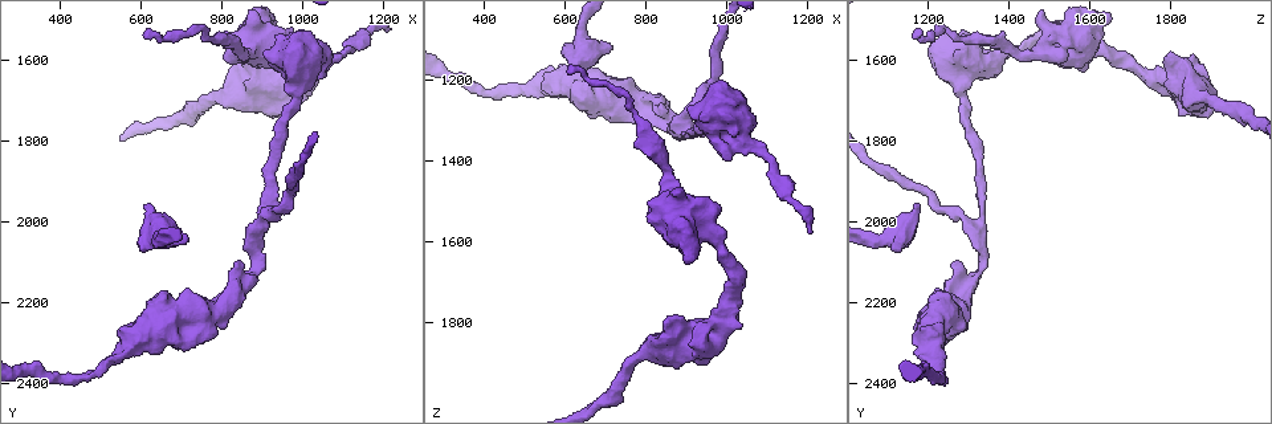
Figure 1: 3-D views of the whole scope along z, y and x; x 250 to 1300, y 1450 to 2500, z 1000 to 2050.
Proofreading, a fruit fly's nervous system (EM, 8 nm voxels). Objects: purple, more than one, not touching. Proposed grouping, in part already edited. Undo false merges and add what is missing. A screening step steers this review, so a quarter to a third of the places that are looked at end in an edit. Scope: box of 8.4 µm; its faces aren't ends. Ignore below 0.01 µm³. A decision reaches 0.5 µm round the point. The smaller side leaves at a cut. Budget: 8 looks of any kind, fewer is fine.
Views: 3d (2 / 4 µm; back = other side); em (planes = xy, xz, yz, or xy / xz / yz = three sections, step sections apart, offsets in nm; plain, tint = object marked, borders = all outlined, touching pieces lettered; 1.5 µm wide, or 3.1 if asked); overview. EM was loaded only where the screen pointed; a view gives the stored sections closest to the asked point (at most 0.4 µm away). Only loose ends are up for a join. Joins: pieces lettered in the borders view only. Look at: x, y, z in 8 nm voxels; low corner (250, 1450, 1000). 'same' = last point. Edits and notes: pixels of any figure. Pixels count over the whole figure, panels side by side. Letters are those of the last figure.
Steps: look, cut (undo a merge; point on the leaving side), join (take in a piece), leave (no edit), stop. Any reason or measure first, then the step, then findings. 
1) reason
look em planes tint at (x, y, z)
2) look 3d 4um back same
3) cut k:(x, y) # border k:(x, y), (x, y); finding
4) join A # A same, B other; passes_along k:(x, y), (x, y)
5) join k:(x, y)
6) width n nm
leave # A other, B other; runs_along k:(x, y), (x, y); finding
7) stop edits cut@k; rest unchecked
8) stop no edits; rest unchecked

look 3d 2um at (605, 1960, 1160)

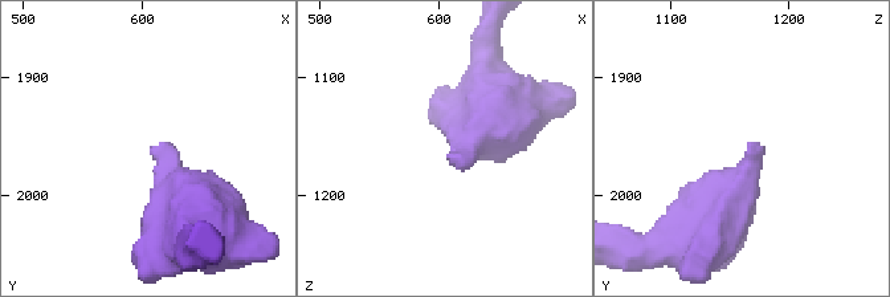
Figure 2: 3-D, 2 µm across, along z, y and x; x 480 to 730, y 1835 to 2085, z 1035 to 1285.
shape alone is not enough
look em xy step 4 borders at (606, 1964, 1166)

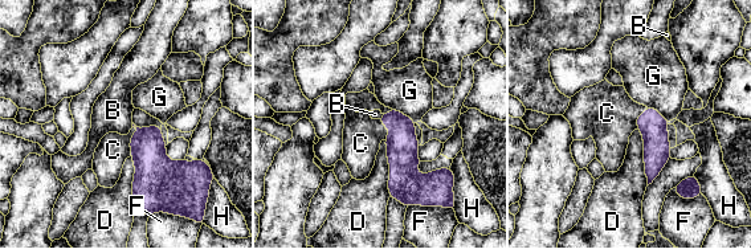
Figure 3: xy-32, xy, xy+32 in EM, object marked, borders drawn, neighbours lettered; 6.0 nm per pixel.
join C # B other, C same, D other, F other, G other, H other; passes_along 3:(154, 172), (130, 141), (113, 150); it goes on there

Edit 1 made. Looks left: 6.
redraw
look overview

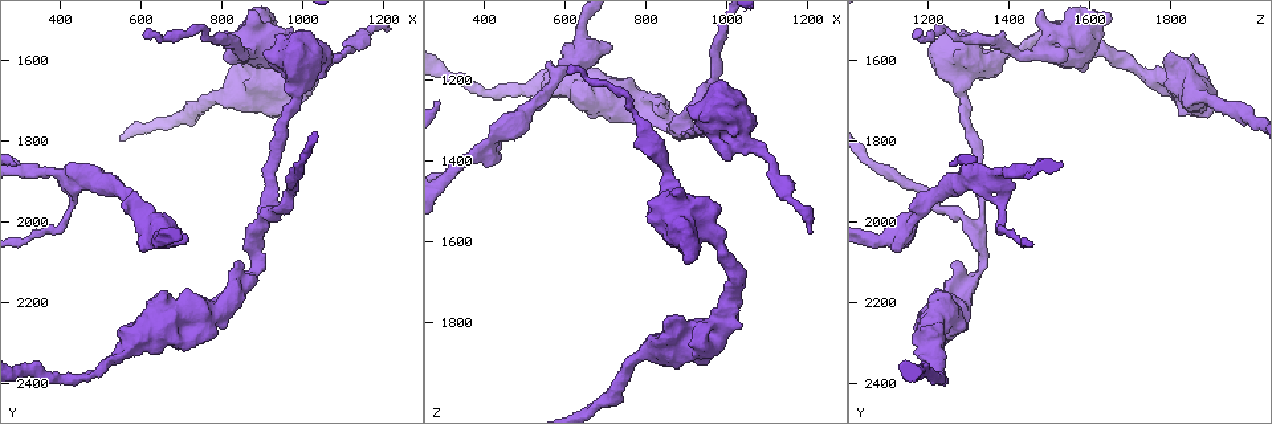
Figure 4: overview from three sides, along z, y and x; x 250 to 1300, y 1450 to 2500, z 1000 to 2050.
arms part here
look 3d 2um at (905, 2000, 1325)

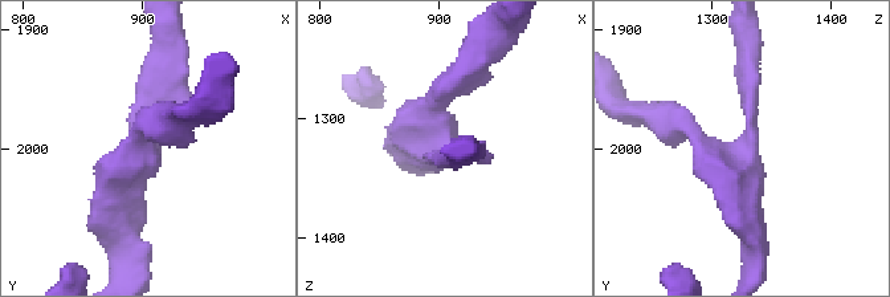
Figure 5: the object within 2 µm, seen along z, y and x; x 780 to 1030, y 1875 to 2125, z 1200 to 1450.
arms 3; arm_widths 190, 190, 200 nm
look em xy step 8 tint at (900, 2006, 1320)

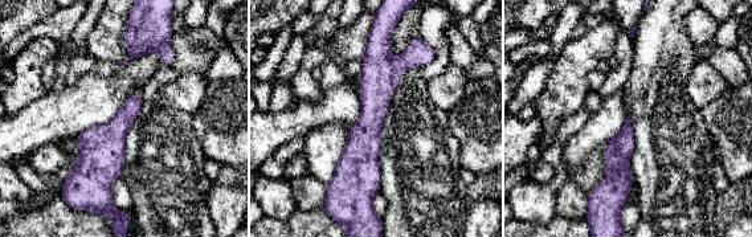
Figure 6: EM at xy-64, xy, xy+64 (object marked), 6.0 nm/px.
look em planes borders same

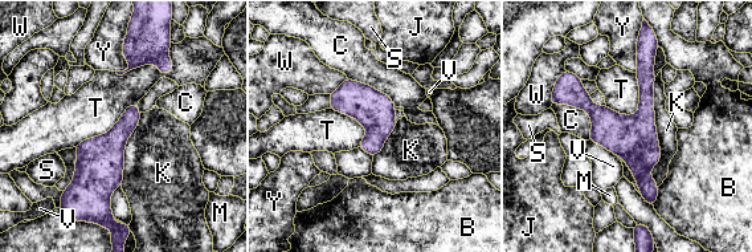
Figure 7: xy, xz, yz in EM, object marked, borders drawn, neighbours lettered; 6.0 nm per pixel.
width 190 nm
leave # B other, C other, J other, K other, M other, S other, T other, V other, W other, Y other; runs_along 7:(644, 49), (642, 178), (652, 200); continuous, no second neuron

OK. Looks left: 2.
thin end
look 3d 4um back at (615, 1530, 1180)

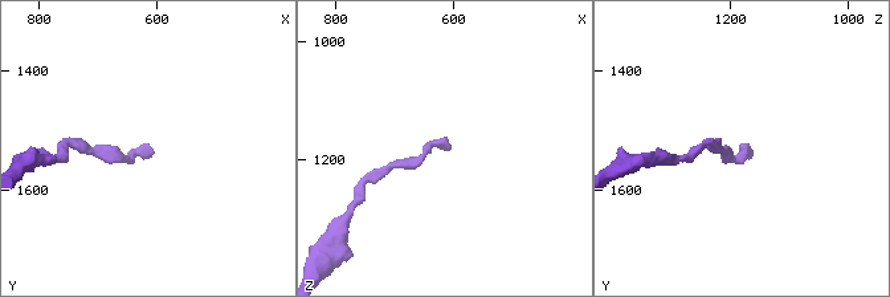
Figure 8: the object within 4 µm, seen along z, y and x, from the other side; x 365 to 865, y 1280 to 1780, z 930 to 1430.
now the EM
look em xz step 8 borders at (615, 1530, 1185)

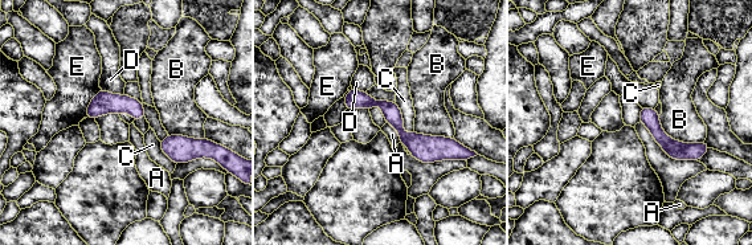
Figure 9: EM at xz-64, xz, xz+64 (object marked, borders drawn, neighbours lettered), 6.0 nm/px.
longest_contact B 280 nm
leave # A other, B other, C other, D other, E other; runs_along 9:(351, 93), (381, 103), (422, 156); none of them fits

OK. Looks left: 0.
stop edits join@3; rest unchecked

